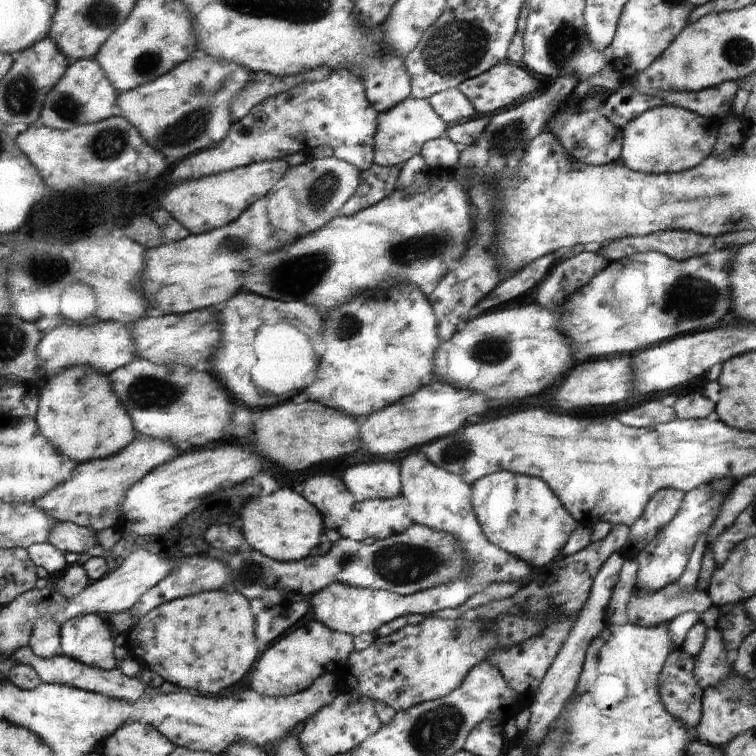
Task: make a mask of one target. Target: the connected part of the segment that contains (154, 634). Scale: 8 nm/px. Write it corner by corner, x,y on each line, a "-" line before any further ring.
222,588
186,595
154,608
146,616
142,616
135,626
136,636
140,636
138,642
140,648
144,650
147,668
152,668
163,681
171,682
177,688
198,690
212,696
216,696
224,688
234,686
246,676
246,672
252,668
252,664
258,658
258,646
254,636
256,624
250,604
243,593

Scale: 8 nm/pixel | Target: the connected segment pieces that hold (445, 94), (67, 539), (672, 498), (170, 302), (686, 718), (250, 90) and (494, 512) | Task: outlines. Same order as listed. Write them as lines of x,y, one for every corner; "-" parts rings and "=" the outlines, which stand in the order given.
456,87
440,91
430,98
431,106
437,113
447,121
448,124
462,122
466,118
476,116
476,108
467,96
464,96
=
62,521
57,524
56,530
52,532
50,543
54,544
64,554
76,552
76,554
82,555
82,553
96,546
98,540
96,540
96,532
92,528
86,528
74,524
74,522
=
663,488
647,504
642,518
630,527
627,543
619,550
625,560
638,558
639,550
655,542
680,510
686,493
=
334,155
322,159
309,157
305,163
292,166
292,172
288,172
288,176
284,176
284,180
280,180
280,184
275,187
276,192
272,192
272,196
263,196
258,202
252,203
234,223
224,225
214,231
208,231
198,235
190,234
182,240
147,249
147,270
144,271
144,293
148,300
152,302
153,313
164,315
188,314
189,312
202,309
219,309
223,307
224,304
228,304
228,300
232,300
234,295
238,295
239,292
243,291
245,283
247,282
247,276
252,274
250,268
252,268
252,262
254,262
254,260
260,260
260,256
266,256
270,254
270,252
281,251
284,247
290,247
291,244
294,244
299,238
319,231
320,228
324,228
324,224
330,223
331,220
339,216
344,204
352,198
352,195
358,190
361,182
362,173
355,165
347,161
338,160
=
682,648
671,651
666,666
659,677
659,691
662,693
664,708
676,720
683,721
688,731
695,733
700,724
702,688
692,676
695,659
=
327,64
314,68
314,70
300,72
299,75
281,77
259,71
256,82
251,84
233,103
235,121
250,115
255,107
258,107
264,100
271,99
272,96
282,95
283,92
291,91
300,84
326,80
330,74
331,68
=
498,471
472,483
471,489
471,503
476,504
475,515
480,516
484,532
488,532
501,549
534,568
546,568
555,561
579,526
558,494
541,478

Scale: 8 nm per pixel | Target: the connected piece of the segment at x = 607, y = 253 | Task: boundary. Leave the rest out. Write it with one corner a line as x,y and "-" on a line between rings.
664,231
612,240
608,246
600,250
600,256
610,261
620,261
624,256
654,251
664,253
674,260
683,261
708,253
717,246
717,241
718,238
714,236
704,236
698,232

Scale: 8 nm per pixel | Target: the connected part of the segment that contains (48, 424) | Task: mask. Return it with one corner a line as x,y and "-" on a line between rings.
86,366
70,367
47,379
41,393
37,420
44,436
48,436
60,452
77,464
118,455
138,438
132,418
112,388
112,380
108,380
106,374

